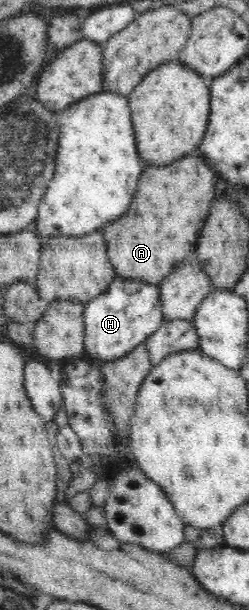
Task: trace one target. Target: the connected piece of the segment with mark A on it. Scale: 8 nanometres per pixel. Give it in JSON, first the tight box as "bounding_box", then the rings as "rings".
{"bounding_box":[103,156,215,286],"rings":[[[187,156],[171,166],[145,166],[137,194],[119,220],[103,225],[109,261],[117,277],[158,286],[181,260],[193,258],[195,240],[215,200],[215,172],[199,156]]]}

